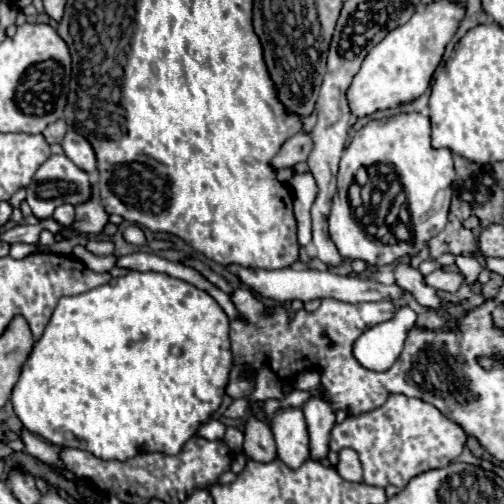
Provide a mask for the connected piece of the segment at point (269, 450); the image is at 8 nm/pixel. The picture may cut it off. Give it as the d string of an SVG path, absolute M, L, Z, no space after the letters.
M248 416L248 422L246 422L244 454L262 464L276 460L276 444L274 444L270 426L266 422L260 422L254 416Z

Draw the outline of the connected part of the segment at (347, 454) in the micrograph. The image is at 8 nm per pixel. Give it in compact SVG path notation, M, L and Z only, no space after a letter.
M344 448L340 452L340 462L336 470L348 482L362 482L362 464L360 464L358 452L352 448Z

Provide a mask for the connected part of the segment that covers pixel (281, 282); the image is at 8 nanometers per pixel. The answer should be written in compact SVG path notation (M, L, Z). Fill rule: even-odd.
M228 266L228 270L238 276L238 280L254 290L260 296L272 298L276 302L286 302L286 300L314 300L314 298L336 298L342 302L372 302L372 300L396 300L404 296L404 290L398 284L382 284L374 278L360 278L360 276L338 276L334 272L318 272L312 268L300 268L300 266L290 266L282 270L252 270L252 268L240 268L240 266Z

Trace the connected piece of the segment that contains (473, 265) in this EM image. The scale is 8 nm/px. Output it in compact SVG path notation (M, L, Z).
M456 254L456 266L460 268L460 272L466 276L466 280L472 284L480 270L482 270L482 264L474 258L474 256L462 256L462 254Z

